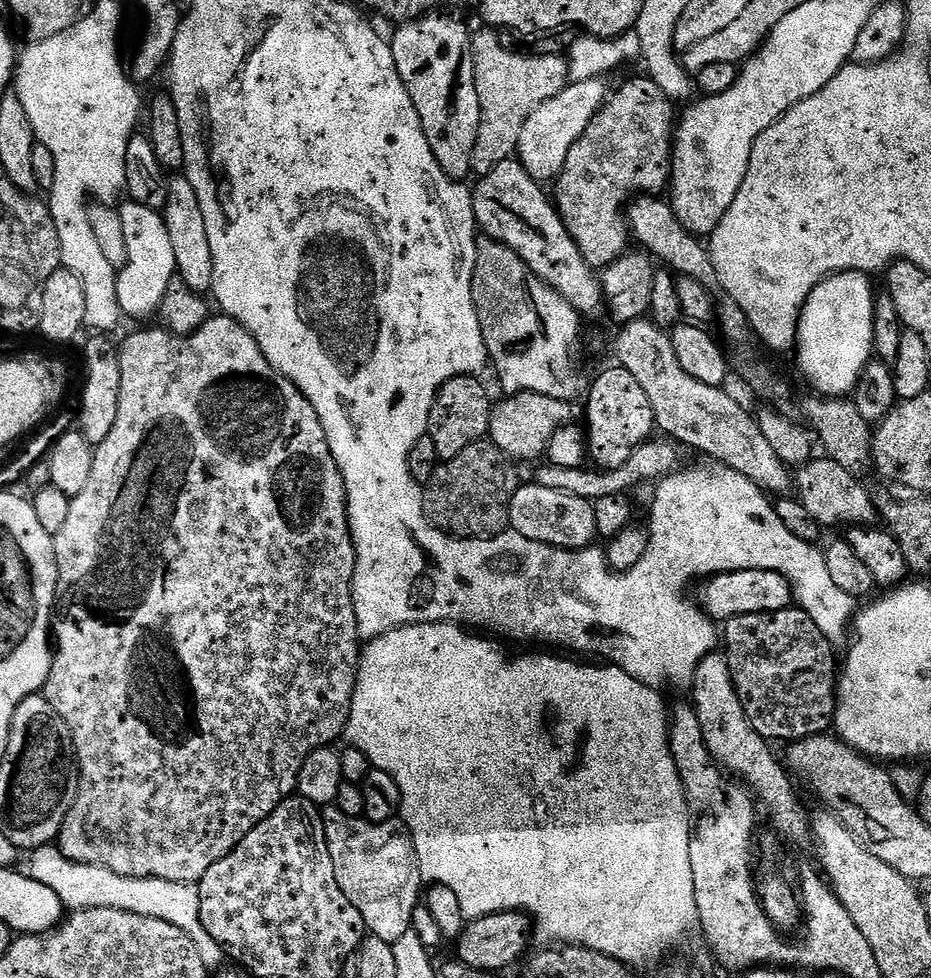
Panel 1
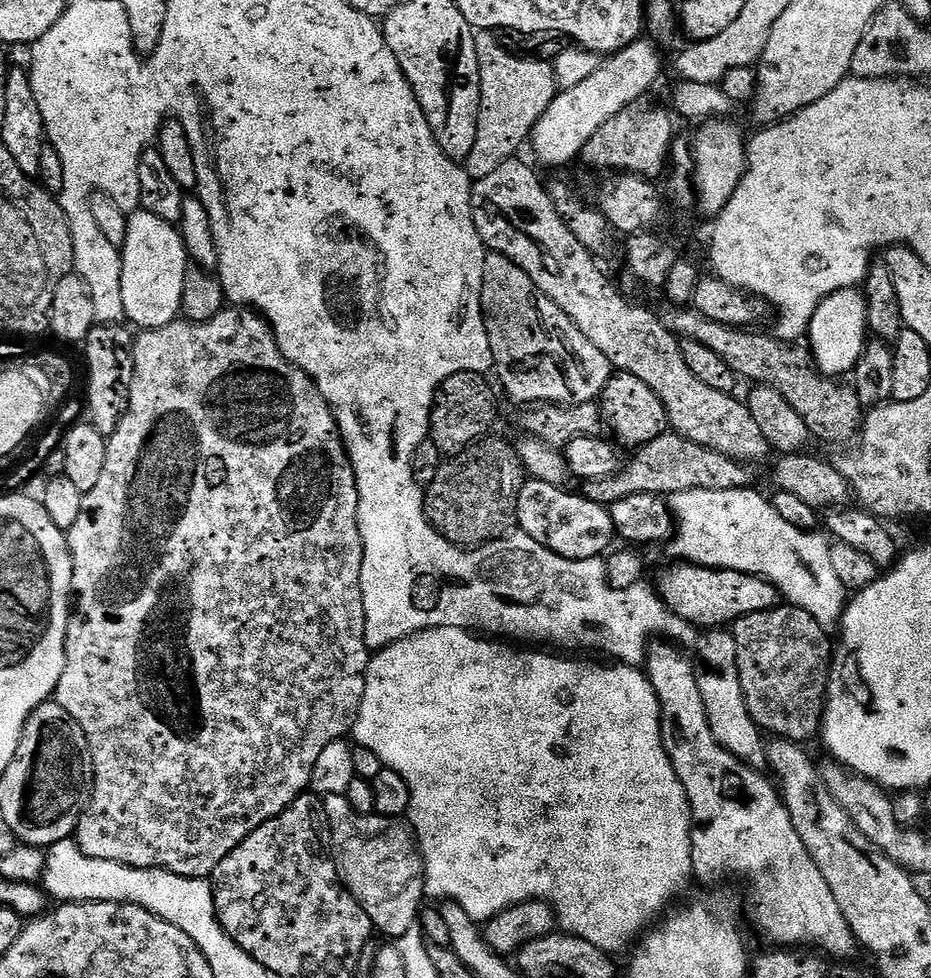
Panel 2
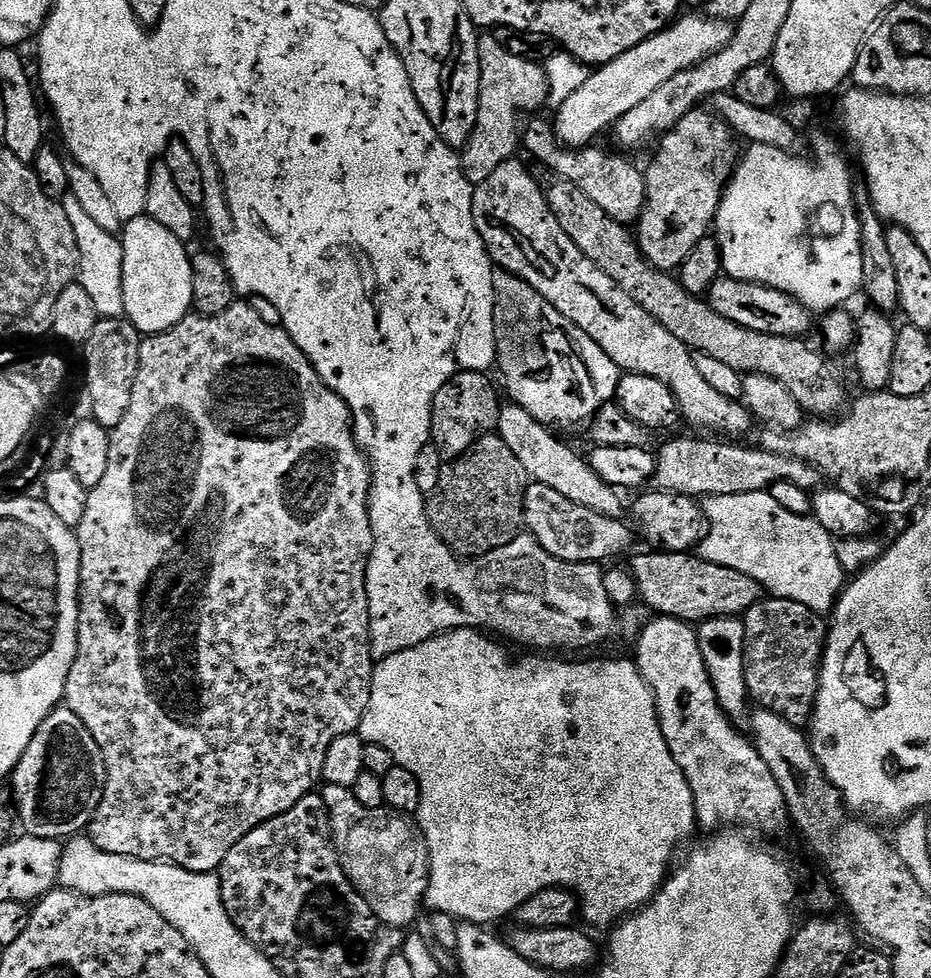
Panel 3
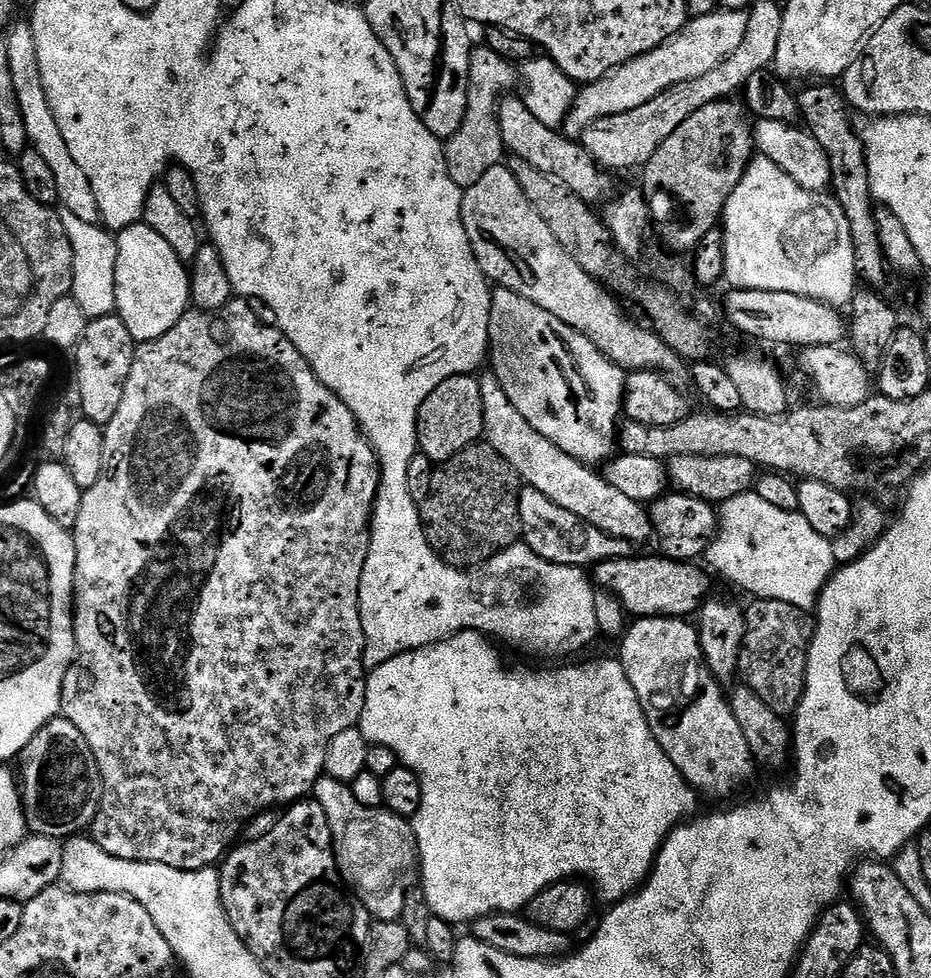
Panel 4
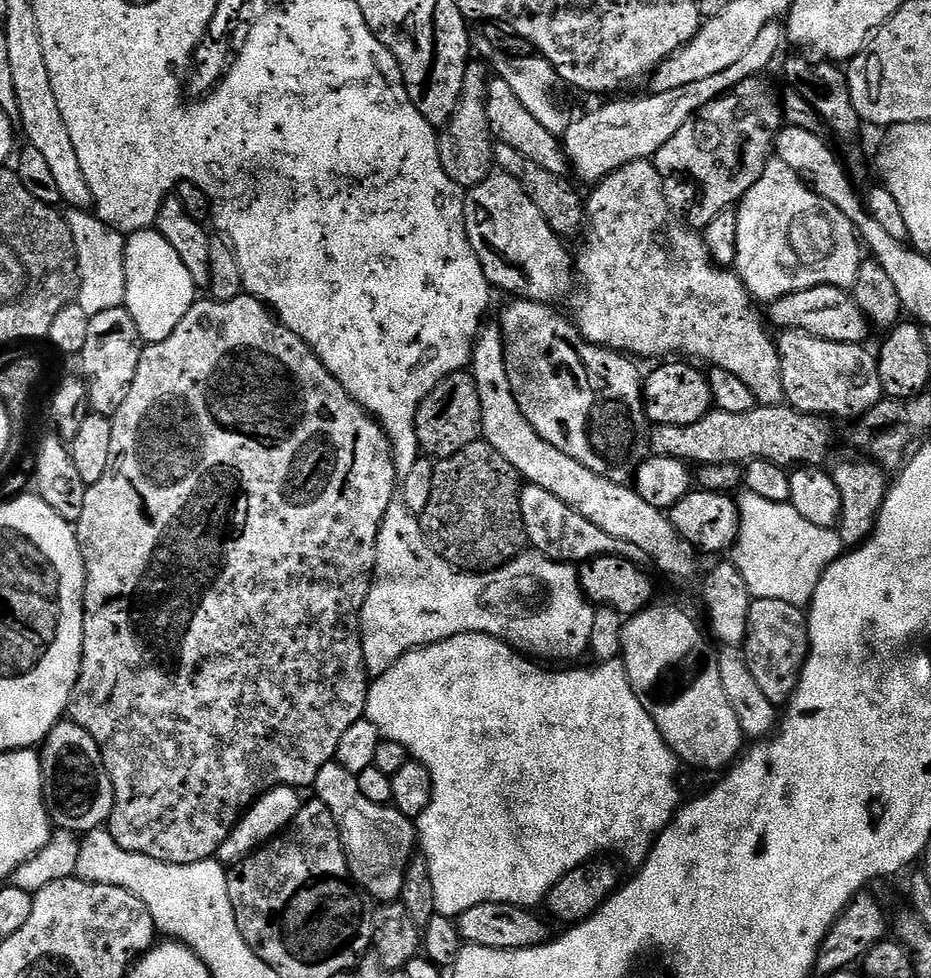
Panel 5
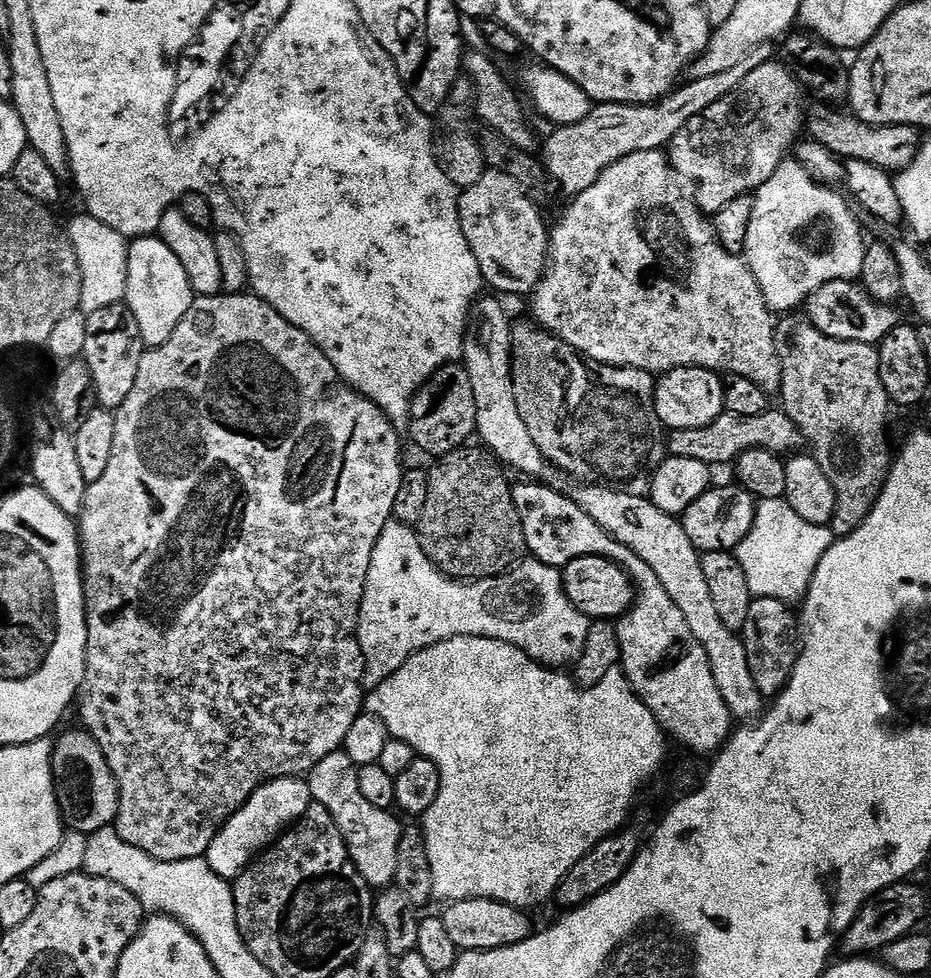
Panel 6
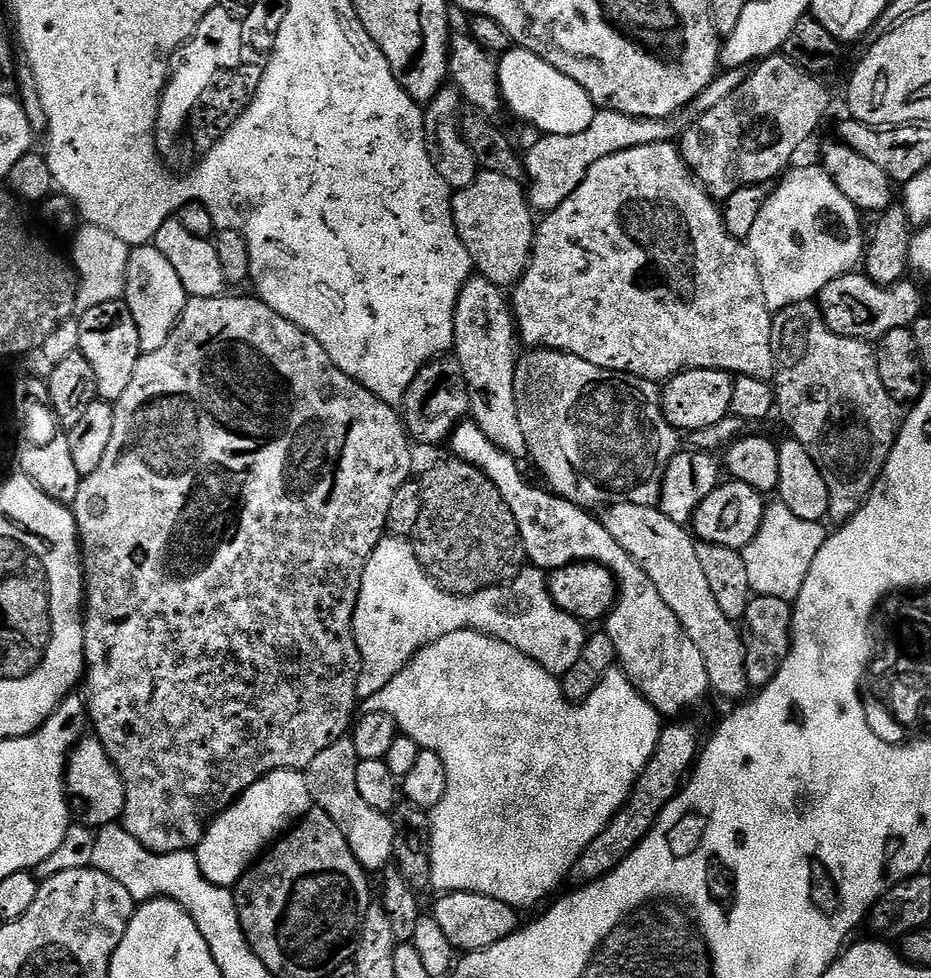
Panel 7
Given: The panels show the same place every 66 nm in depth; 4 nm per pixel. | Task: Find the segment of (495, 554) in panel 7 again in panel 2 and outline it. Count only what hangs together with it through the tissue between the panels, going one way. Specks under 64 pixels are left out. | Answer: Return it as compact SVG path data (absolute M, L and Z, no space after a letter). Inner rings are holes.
M481 438L457 456L445 459L434 482L427 485L424 492L424 512L428 515L428 521L452 544L469 550L481 544L491 544L517 527L518 494L526 479L524 463L511 443L508 445L504 440L492 439Z

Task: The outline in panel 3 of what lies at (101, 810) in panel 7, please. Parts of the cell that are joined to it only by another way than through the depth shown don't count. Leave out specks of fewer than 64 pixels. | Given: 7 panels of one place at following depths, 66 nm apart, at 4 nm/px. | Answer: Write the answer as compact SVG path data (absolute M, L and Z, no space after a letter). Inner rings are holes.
M67 706L57 707L38 726L10 777L16 799L14 816L34 839L67 841L83 833L98 803L98 780L92 777L89 745L84 745L80 719Z

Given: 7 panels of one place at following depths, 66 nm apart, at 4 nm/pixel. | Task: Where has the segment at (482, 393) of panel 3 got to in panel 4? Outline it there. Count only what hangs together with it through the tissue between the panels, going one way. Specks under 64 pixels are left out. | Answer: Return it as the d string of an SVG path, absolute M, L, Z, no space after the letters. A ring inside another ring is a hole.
M475 375L455 376L446 378L426 402L422 402L418 414L418 438L416 443L419 451L434 462L443 462L454 458L462 450L477 443L484 436L484 402L480 380Z

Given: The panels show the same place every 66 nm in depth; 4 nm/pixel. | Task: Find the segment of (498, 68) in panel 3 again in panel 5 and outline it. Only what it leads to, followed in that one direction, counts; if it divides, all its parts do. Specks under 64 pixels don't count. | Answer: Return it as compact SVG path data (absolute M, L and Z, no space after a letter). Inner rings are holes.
M476 62L469 63L468 73L464 79L464 92L460 95L460 104L456 107L456 113L452 116L452 121L446 126L445 132L448 133L445 136L443 133L439 137L442 166L446 170L446 174L450 174L450 178L454 178L454 182L458 182L460 187L465 190L472 188L476 184L481 184L494 168L494 137L487 118L489 81L489 74L484 73L476 65Z

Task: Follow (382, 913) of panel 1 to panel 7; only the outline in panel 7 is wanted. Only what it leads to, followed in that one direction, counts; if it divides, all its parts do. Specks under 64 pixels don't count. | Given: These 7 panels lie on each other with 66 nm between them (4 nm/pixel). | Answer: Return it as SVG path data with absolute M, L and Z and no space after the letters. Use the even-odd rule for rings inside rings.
M350 738L336 740L326 746L326 750L322 750L322 754L314 758L314 762L310 762L306 769L306 779L313 805L330 814L330 818L334 818L334 822L340 825L354 858L358 858L365 872L380 874L393 863L395 828L389 813L379 812L373 806L368 806L358 792L355 774L360 762Z

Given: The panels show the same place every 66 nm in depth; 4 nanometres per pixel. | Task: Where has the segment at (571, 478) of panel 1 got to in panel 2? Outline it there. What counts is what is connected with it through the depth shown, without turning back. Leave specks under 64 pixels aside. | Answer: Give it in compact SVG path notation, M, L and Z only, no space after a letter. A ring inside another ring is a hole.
M671 430L654 438L654 442L635 449L633 456L636 457L629 464L627 461L615 476L583 481L582 495L595 504L610 506L634 494L671 498L676 492L686 490L738 490L751 488L757 483L756 472L752 469L755 467L751 463L718 454L718 450L710 450L706 446L698 446L698 442L690 442Z

